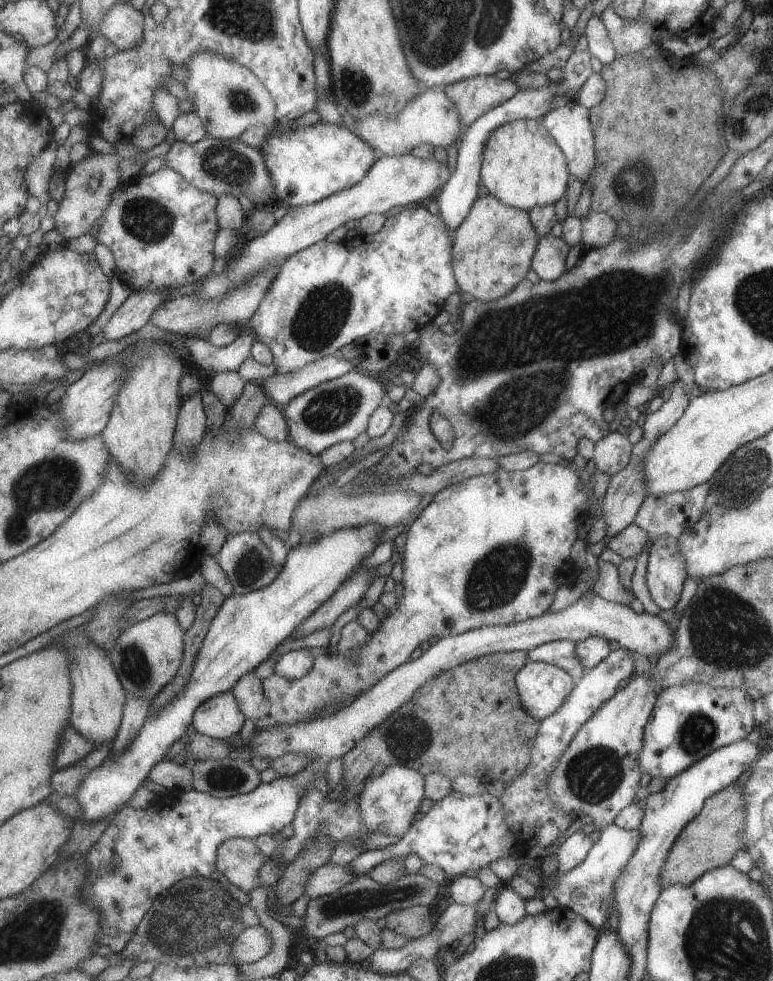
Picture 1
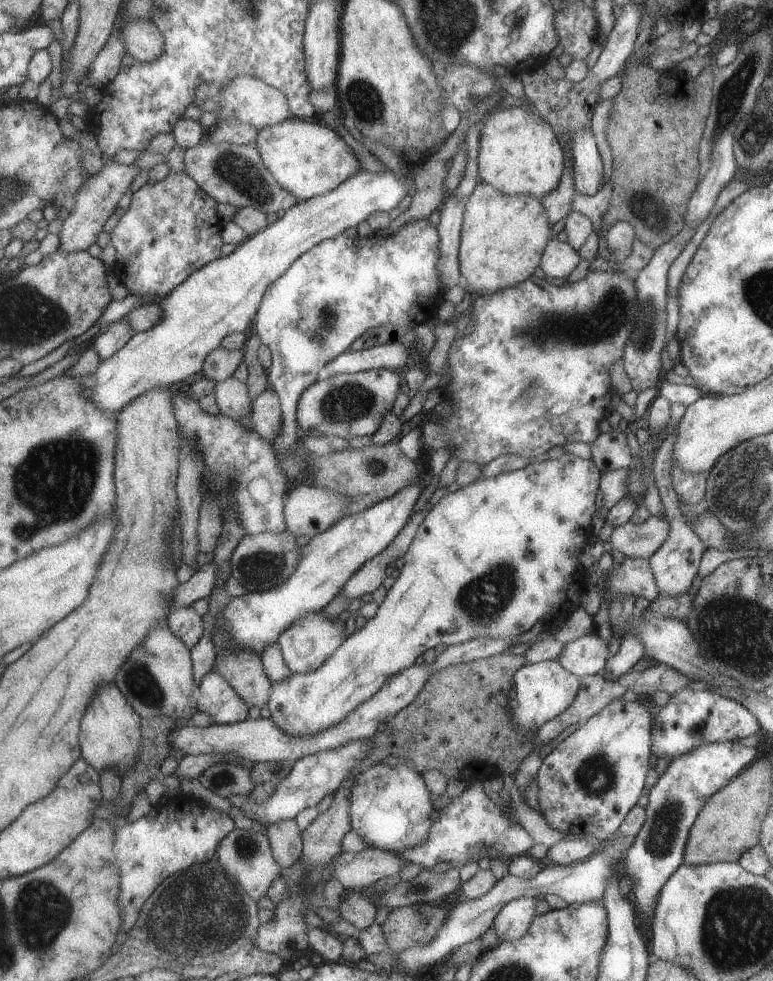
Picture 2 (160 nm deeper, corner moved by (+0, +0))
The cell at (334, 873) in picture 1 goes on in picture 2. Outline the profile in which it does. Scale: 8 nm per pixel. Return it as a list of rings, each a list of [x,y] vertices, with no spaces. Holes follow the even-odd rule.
[[[367,847],[361,852],[342,852],[332,860],[331,878],[344,890],[360,890],[381,878],[399,875],[405,862],[393,852]]]

